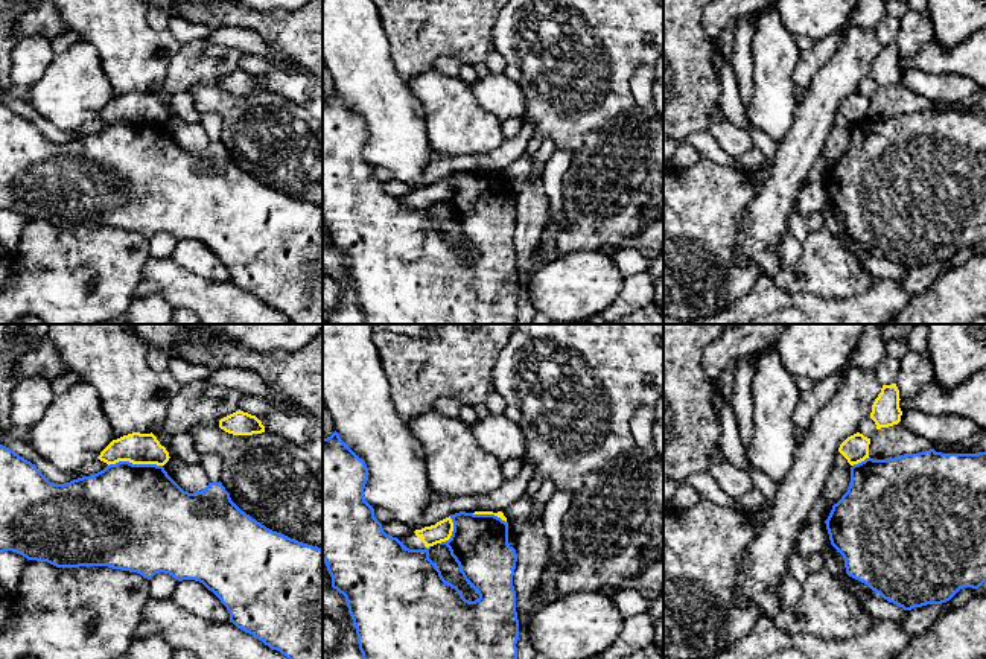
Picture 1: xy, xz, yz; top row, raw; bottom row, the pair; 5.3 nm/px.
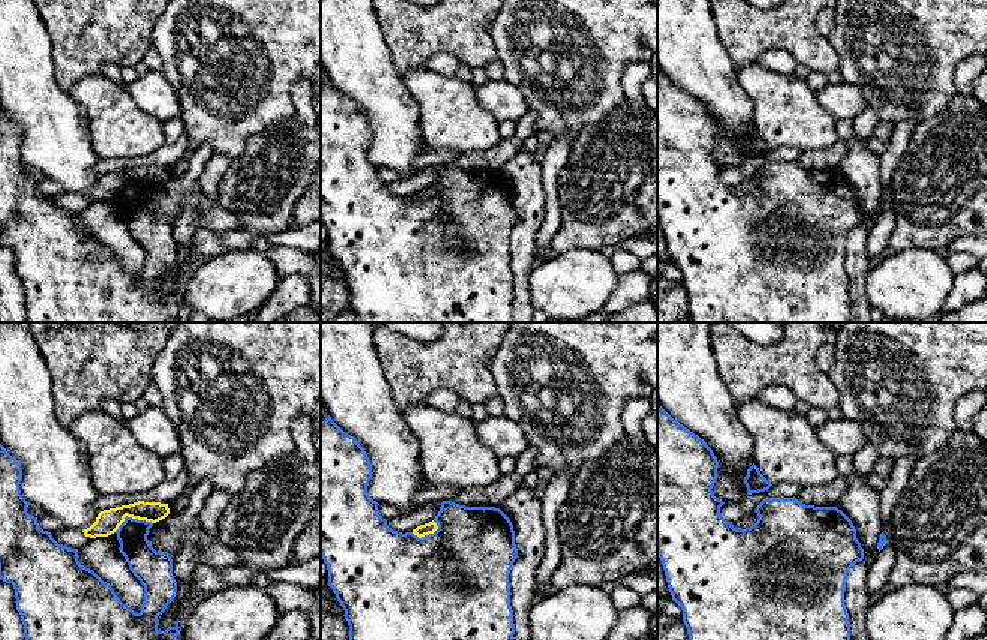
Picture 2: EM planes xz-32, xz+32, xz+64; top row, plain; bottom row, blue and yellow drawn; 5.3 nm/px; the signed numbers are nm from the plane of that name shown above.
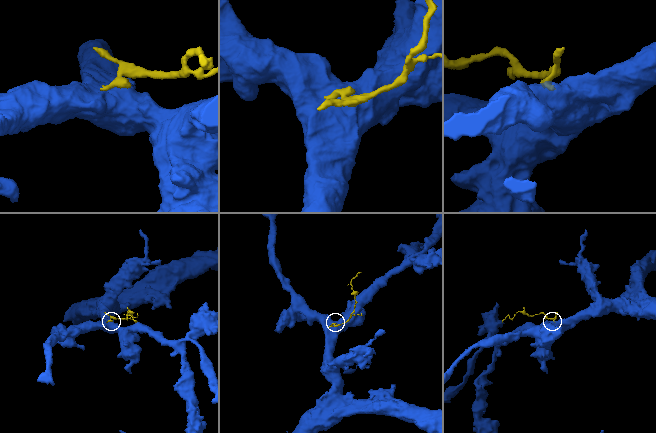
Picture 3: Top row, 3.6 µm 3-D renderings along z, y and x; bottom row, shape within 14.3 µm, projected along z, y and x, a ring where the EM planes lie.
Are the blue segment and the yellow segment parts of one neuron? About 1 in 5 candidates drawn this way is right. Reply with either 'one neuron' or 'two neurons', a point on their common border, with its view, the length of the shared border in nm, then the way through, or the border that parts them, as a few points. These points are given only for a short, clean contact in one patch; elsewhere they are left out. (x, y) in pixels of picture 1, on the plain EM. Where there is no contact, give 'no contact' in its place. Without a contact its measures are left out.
two neurons; meets blue in xy at (134, 124); contact 280 nm long

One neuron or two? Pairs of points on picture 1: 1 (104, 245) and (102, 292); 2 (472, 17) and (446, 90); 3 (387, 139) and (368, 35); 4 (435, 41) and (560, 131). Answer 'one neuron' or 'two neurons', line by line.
1: one neuron
2: two neurons
3: one neuron
4: two neurons

